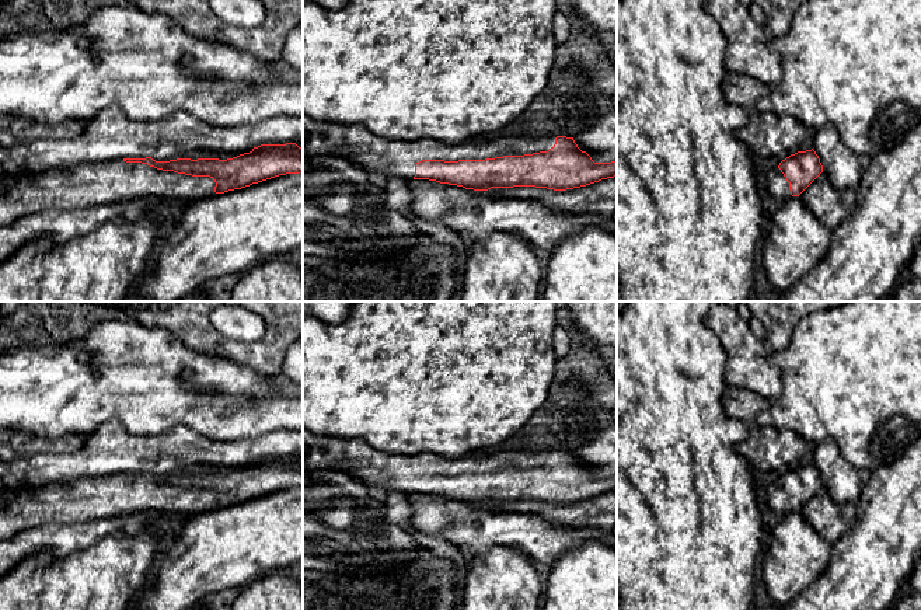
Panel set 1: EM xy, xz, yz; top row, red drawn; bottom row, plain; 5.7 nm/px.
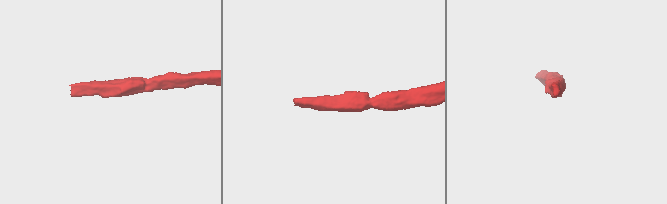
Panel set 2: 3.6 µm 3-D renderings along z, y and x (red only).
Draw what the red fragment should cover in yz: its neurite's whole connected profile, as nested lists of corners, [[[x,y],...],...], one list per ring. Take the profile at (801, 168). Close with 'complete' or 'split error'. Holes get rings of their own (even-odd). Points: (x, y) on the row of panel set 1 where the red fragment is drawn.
[[[813,149],[798,151],[770,170],[768,189],[779,201],[799,196],[821,172],[823,165]]] | split error

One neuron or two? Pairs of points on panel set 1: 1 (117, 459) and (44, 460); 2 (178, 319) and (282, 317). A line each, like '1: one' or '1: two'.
1: one
2: one

